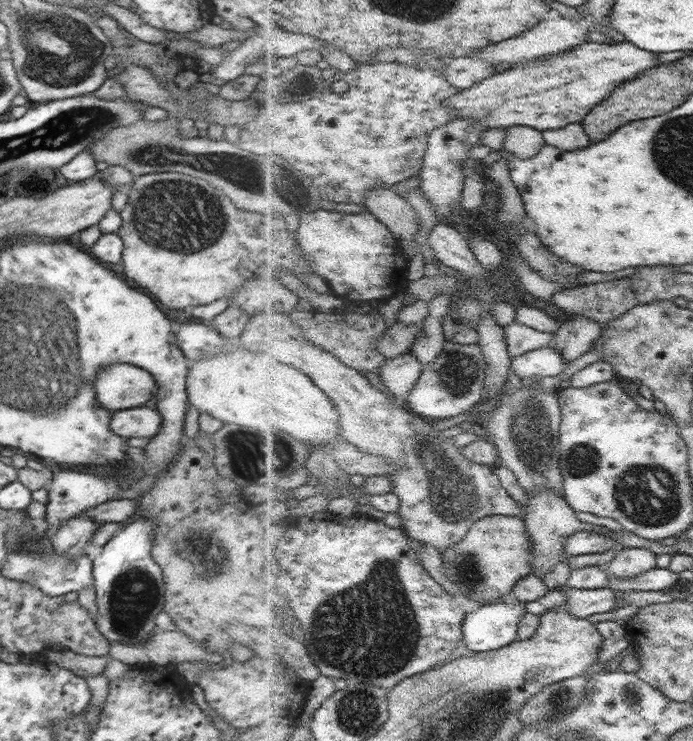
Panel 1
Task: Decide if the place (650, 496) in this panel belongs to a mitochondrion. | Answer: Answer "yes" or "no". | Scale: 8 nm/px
yes

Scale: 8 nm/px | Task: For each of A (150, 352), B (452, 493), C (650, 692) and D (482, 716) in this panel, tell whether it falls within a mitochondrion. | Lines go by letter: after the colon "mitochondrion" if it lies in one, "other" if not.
A: other
B: mitochondrion
C: other
D: mitochondrion

